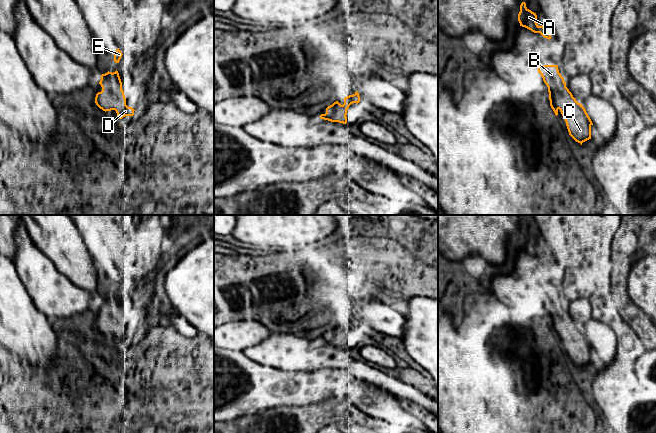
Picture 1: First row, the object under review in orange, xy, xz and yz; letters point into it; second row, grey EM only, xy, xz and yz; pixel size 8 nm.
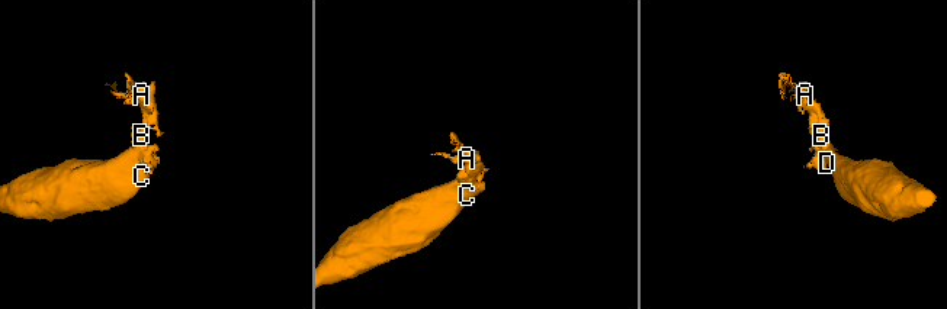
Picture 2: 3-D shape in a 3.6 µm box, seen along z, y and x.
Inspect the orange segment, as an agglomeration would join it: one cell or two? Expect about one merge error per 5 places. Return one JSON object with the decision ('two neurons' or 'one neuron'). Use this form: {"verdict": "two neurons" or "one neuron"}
{"verdict": "one neuron"}

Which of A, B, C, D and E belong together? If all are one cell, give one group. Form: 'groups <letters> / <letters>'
groups A B C D E

